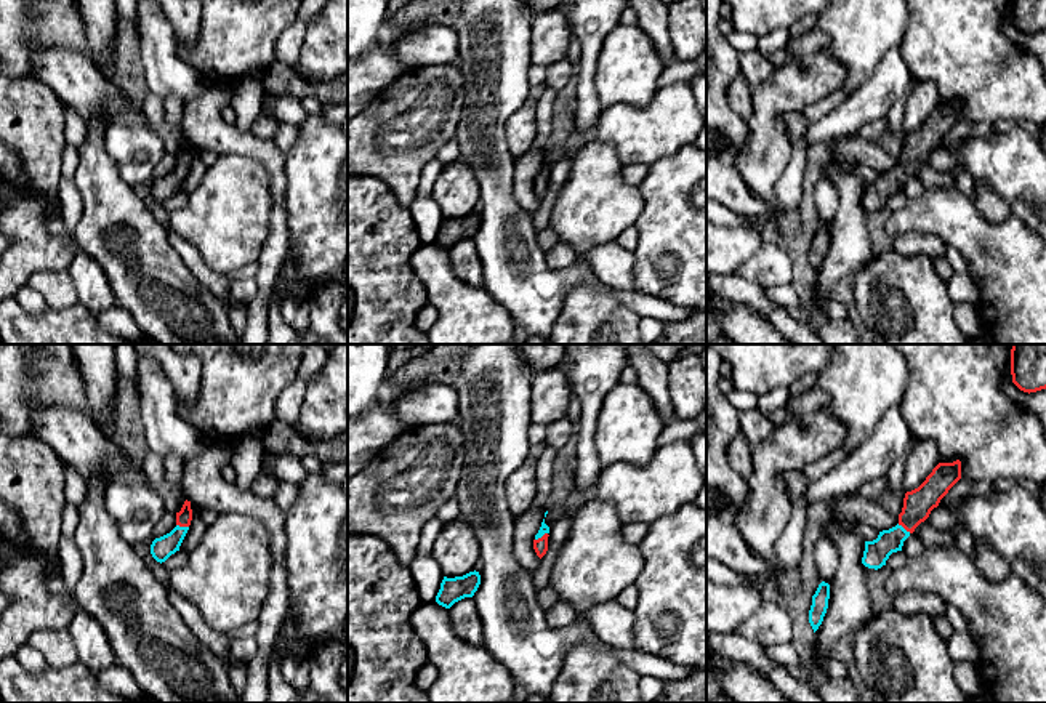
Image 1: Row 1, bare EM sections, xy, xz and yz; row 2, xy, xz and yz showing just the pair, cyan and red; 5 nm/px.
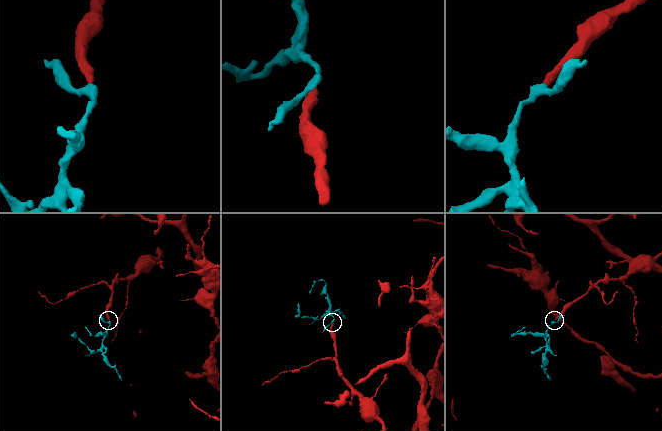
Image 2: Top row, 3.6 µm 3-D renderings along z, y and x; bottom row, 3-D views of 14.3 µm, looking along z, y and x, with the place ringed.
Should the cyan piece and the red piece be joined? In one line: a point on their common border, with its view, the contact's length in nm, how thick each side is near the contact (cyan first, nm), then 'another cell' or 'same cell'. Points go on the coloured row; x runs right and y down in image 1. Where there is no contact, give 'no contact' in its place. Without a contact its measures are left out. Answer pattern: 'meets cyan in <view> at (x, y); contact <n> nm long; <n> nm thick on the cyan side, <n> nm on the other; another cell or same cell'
meets cyan in xy at (183, 527); contact 70 nm long; 110 nm thick on the cyan side, 80 nm on the other; same cell

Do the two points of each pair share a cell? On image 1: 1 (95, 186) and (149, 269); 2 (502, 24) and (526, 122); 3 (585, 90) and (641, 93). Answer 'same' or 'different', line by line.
1: same
2: different
3: different

